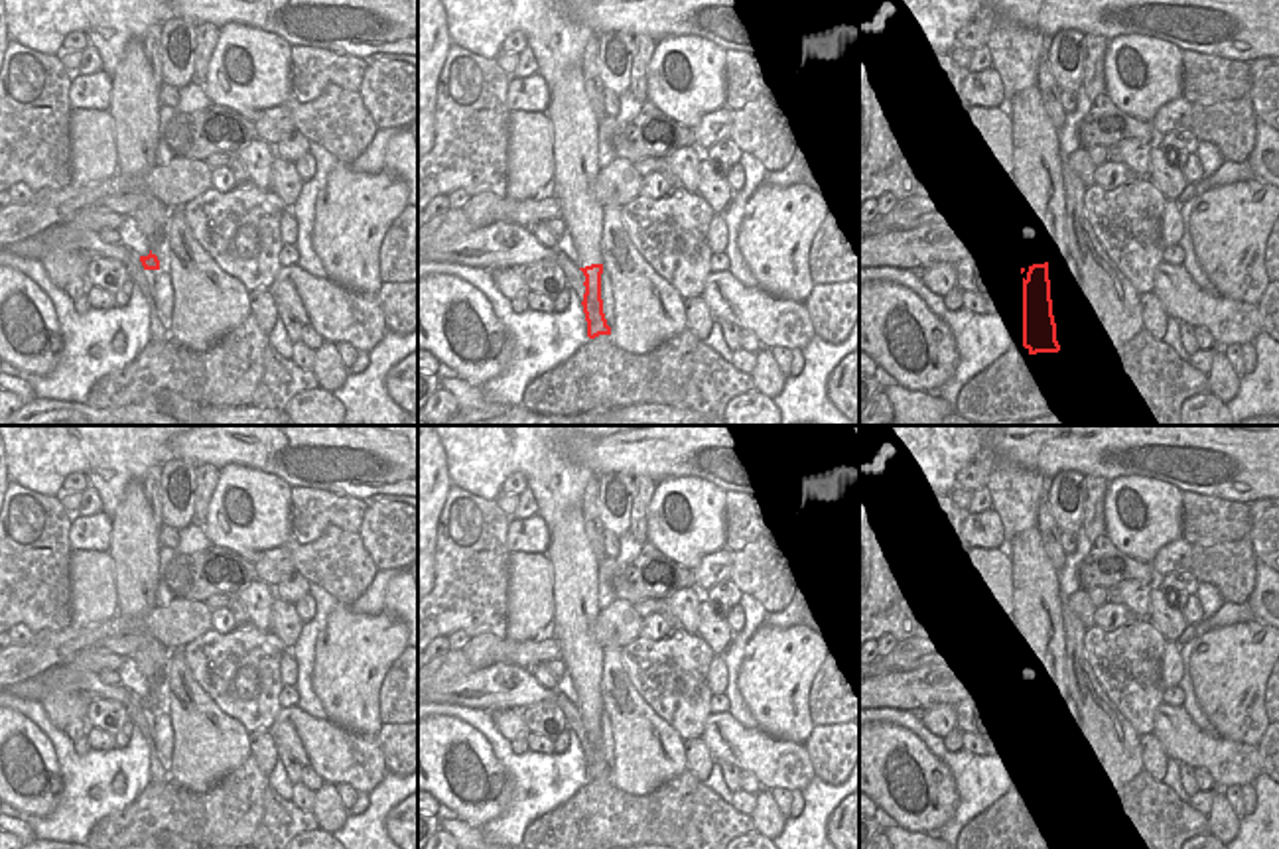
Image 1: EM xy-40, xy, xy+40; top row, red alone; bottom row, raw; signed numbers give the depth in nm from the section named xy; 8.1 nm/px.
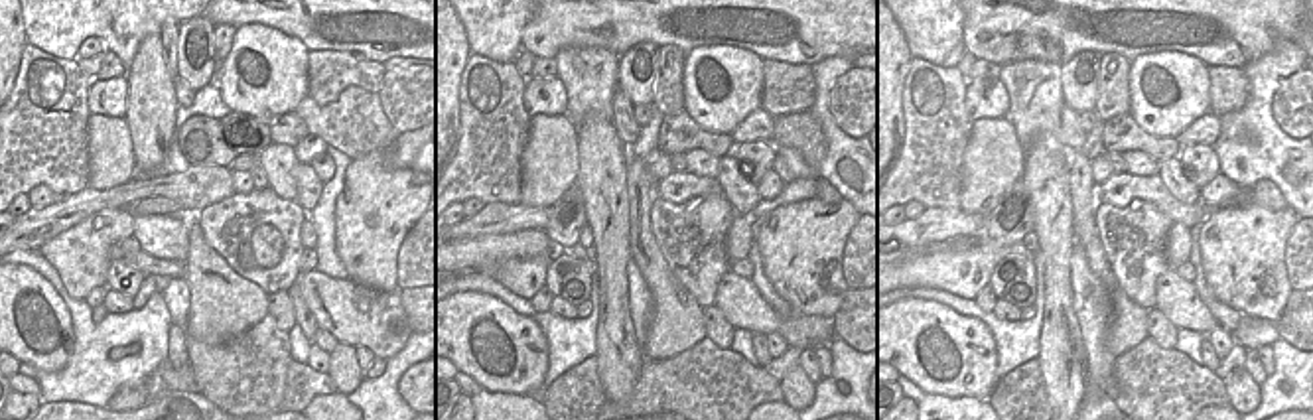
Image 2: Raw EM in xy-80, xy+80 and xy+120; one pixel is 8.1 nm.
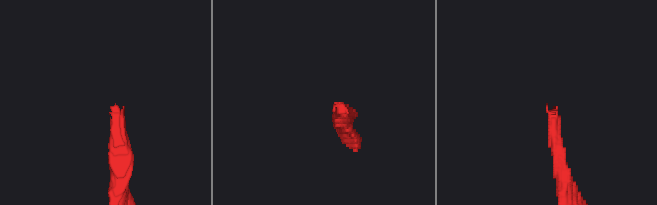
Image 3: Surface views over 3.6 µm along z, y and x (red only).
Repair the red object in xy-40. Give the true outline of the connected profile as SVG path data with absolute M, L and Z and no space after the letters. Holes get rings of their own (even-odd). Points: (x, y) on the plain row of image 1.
M144 640L144 644L130 654L130 658L138 664L140 672L150 682L150 695L140 697L144 711L160 711L160 684L162 670L168 664L169 650L162 646L158 640Z

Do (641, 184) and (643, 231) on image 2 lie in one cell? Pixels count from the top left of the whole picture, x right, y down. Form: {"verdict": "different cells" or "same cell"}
{"verdict": "same cell"}

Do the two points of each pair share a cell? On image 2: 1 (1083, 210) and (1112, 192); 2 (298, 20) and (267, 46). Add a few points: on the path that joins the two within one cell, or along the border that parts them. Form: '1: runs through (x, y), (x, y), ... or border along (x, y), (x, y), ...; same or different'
1: border along (1095, 186), (1097, 200); different
2: border along (237, 26), (267, 24), (296, 36), (310, 50); different

